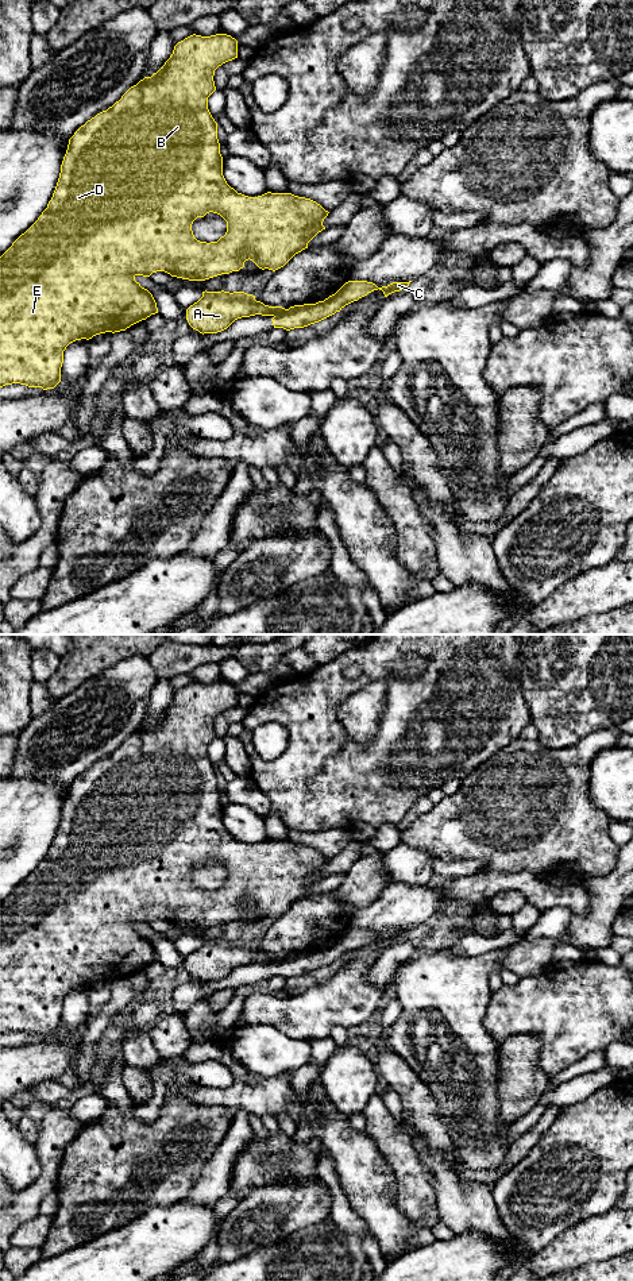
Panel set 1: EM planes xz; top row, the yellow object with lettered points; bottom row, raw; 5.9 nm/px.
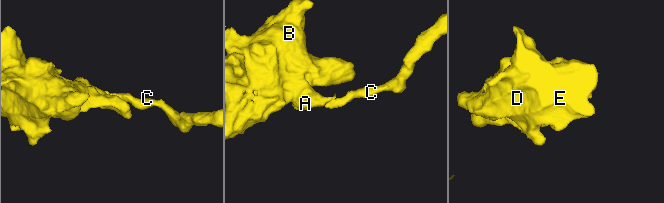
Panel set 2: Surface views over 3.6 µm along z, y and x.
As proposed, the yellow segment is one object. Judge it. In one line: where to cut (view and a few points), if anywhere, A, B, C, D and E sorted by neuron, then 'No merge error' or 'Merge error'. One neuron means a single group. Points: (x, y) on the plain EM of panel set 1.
Split along xz (288, 957), (274, 964). Groups: A B D E / C. Merge error

